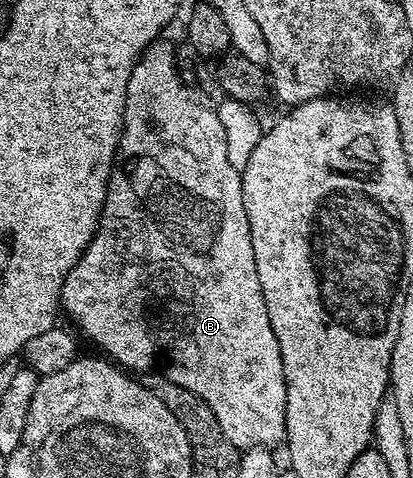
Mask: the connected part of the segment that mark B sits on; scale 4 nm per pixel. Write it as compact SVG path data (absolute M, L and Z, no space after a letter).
M165 40L152 41L131 71L125 100L125 126L121 129L121 142L113 160L113 170L109 176L101 218L91 243L83 250L75 267L71 267L63 283L61 309L69 312L70 319L85 332L86 339L94 341L106 353L102 354L122 370L138 369L141 375L156 371L164 380L175 383L191 391L199 399L203 399L203 403L211 407L215 419L219 419L223 435L227 435L227 439L235 448L242 451L255 447L272 450L273 445L280 446L285 440L287 391L281 352L269 331L269 322L266 320L265 308L261 301L259 271L255 267L255 247L251 247L251 223L247 223L247 207L243 207L241 174L235 167L231 167L231 159L227 159L227 135L221 122L220 112L201 104L198 98L182 84L181 77L177 73L174 42Z

